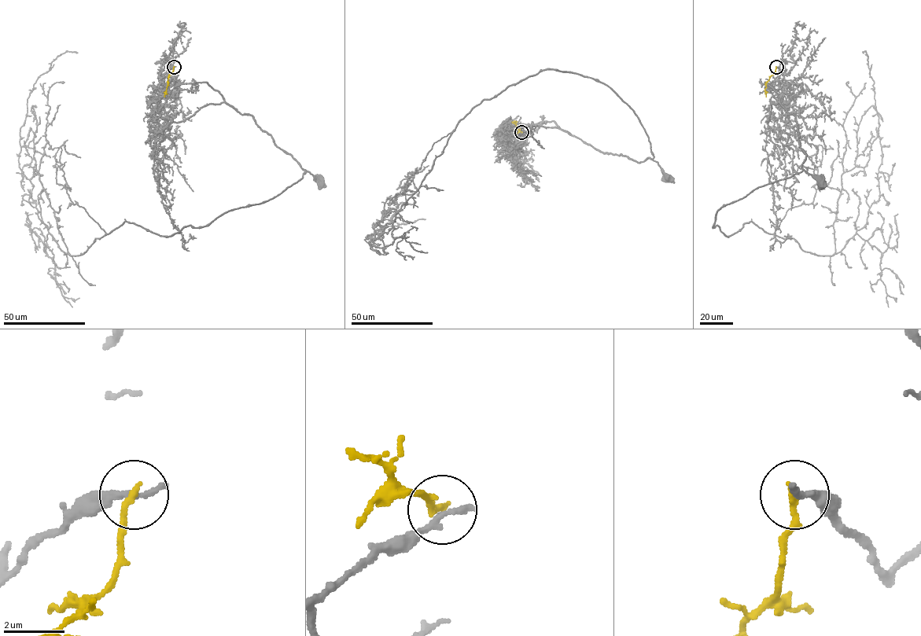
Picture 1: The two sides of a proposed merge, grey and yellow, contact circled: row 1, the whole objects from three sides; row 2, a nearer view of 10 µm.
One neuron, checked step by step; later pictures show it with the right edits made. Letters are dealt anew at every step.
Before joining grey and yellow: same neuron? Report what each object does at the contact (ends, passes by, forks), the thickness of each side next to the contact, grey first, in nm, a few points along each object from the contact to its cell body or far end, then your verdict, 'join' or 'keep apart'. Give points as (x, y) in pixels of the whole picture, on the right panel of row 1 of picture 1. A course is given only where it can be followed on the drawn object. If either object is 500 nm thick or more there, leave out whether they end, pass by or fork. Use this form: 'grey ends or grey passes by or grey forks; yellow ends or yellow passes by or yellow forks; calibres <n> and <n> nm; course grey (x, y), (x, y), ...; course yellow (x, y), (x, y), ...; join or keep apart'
grey ends; yellow ends; calibres 240 and 220 nm; course grey (776, 67), (782, 80), (774, 86), (765, 82), (795, 116), (798, 143), (806, 154), (801, 167), (821, 184); course yellow (776, 67), (766, 82), (766, 97); keep apart

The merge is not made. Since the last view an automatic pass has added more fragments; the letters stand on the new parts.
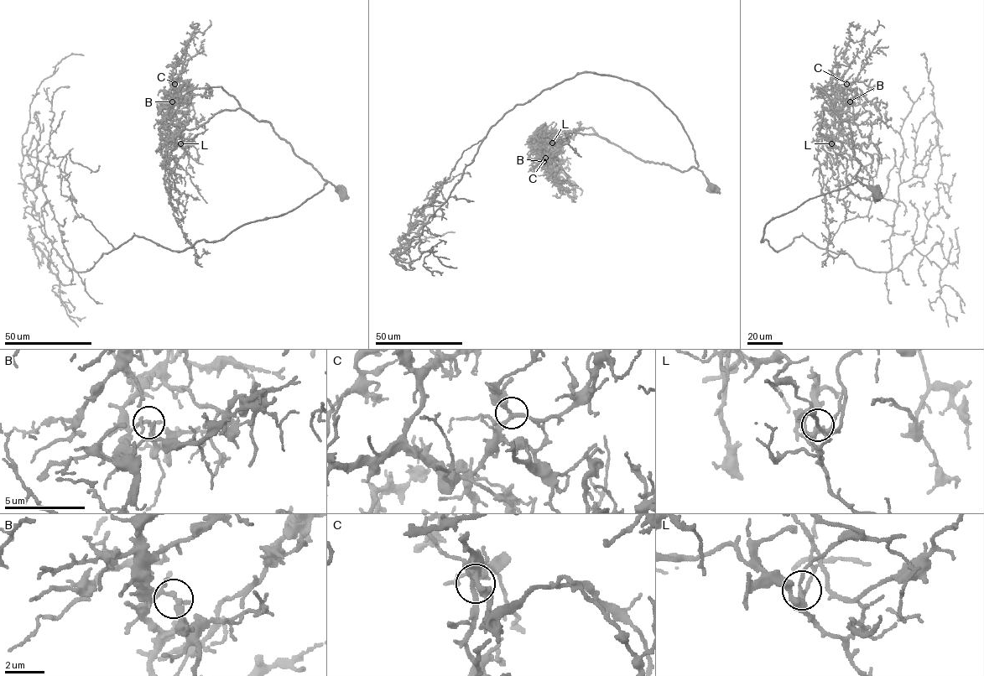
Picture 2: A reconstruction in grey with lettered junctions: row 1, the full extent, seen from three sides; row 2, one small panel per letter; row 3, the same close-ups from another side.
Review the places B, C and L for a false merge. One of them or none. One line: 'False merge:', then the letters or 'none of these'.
False merge: L

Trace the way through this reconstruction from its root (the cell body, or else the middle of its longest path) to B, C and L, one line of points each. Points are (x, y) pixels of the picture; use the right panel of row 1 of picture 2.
B: (877, 195), (856, 178), (861, 163), (850, 124), (817, 86), (820, 96), (833, 94), (850, 101)
C: (877, 195), (856, 178), (861, 163), (850, 124), (817, 86), (841, 90), (846, 84)
L: (877, 195), (856, 179), (861, 163), (852, 150), (850, 124), (831, 108), (823, 111), (819, 132), (831, 143)

